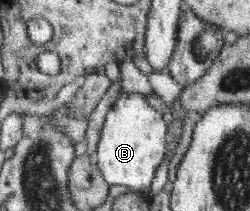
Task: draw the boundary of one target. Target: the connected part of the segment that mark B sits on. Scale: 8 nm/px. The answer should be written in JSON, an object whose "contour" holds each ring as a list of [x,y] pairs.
{"contour":[[[122,93],[109,111],[103,128],[95,161],[110,185],[123,185],[132,192],[149,194],[159,165],[168,151],[168,125],[160,110],[155,109],[148,97],[139,93]]]}

